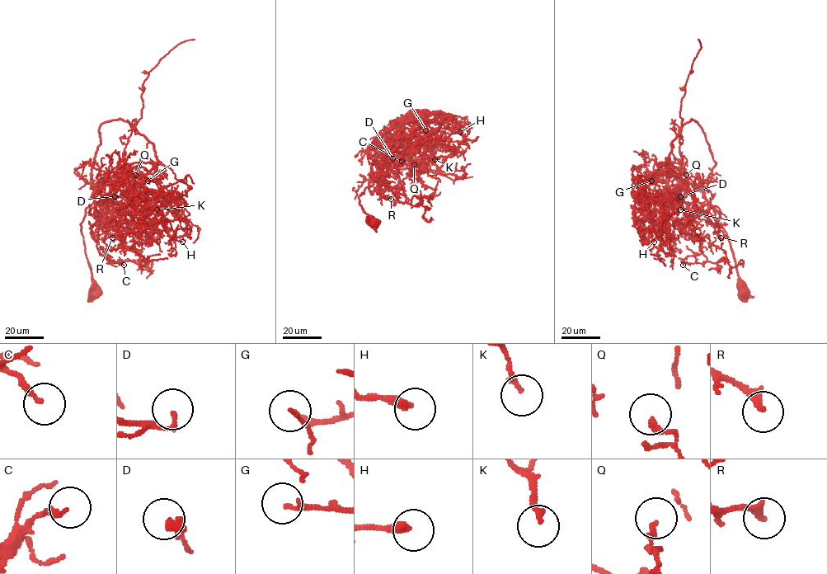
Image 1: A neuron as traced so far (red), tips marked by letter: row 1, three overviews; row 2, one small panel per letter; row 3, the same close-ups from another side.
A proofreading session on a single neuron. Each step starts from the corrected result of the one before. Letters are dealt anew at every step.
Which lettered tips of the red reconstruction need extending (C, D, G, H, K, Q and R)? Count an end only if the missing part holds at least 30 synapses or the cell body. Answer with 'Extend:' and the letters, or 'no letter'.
Extend: D, G, H

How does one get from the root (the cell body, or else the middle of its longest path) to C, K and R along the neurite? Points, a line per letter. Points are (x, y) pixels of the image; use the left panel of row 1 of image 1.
C: (97, 293), (81, 223), (86, 209), (101, 188), (106, 199), (99, 206), (94, 240), (100, 254), (124, 265)
K: (97, 293), (81, 225), (95, 194), (107, 181), (124, 182), (141, 195), (152, 197), (157, 209)
R: (97, 293), (81, 223), (86, 209), (101, 188), (106, 200), (98, 226), (112, 237)

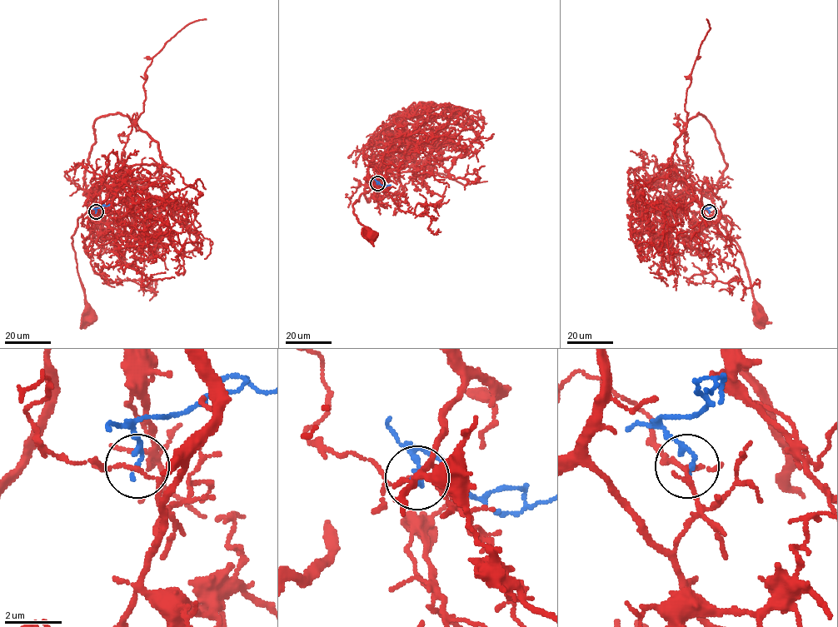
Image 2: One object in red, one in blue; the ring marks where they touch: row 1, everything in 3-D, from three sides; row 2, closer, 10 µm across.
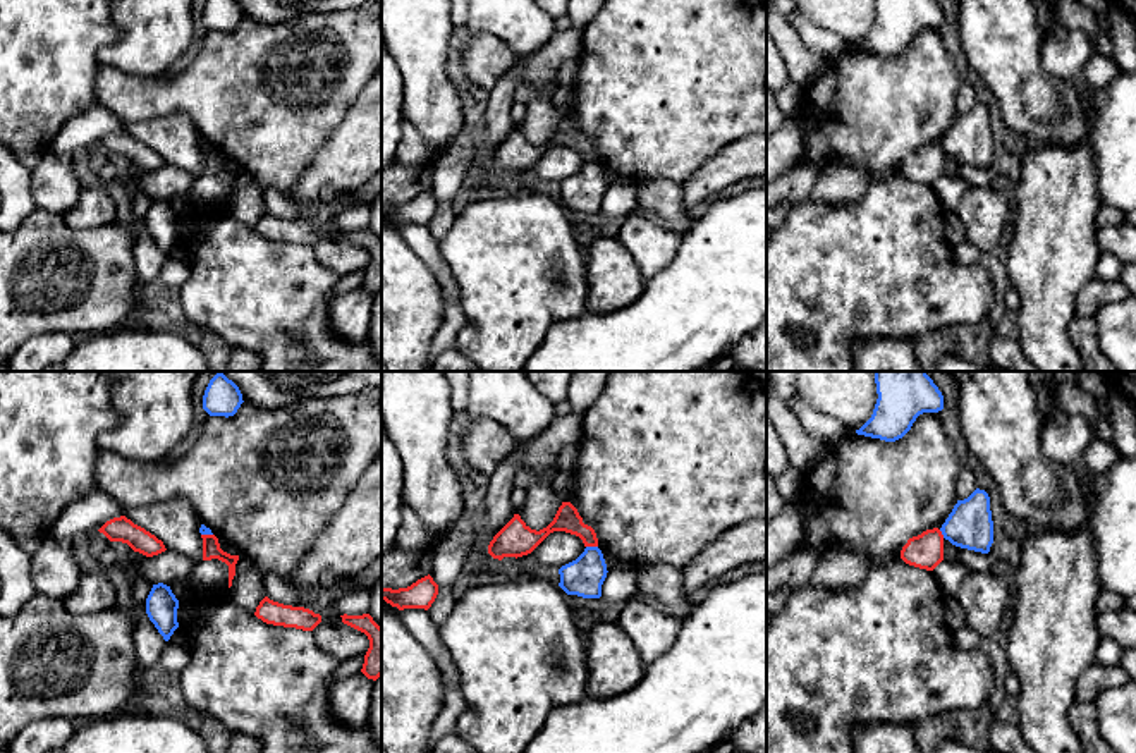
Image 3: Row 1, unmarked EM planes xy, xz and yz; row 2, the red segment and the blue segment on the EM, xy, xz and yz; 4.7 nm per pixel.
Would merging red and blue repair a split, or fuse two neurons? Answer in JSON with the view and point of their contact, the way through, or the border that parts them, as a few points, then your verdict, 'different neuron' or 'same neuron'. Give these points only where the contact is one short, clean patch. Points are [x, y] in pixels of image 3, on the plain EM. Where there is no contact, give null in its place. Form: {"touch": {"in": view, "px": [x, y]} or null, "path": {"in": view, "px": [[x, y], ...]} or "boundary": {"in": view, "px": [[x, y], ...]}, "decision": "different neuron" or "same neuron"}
{"touch": {"in": "xz", "px": [592, 160]}, "boundary": {"in": "xz", "px": [[586, 160], [597, 162]]}, "decision": "different neuron"}

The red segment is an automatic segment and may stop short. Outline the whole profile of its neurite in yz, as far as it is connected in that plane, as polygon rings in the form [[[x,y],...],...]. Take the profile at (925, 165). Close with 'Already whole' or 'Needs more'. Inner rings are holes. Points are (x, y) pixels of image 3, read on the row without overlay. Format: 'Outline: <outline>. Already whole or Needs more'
Outline: [[[938,143],[926,144],[907,155],[901,174],[914,182],[933,186],[944,175],[944,150]]]. Already whole

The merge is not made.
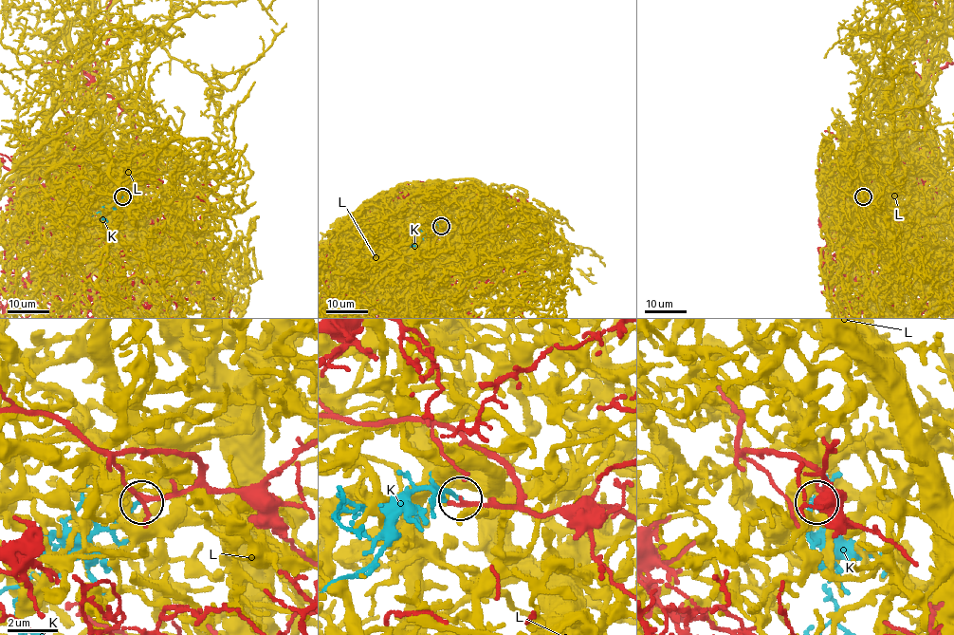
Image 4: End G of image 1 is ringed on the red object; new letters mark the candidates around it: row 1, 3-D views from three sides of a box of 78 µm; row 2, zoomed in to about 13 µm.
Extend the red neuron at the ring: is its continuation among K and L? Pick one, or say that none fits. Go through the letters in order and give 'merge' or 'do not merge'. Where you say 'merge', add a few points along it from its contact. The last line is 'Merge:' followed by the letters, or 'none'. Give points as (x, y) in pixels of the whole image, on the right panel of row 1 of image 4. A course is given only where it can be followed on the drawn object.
K: merge
L: do not merge
Merge: K

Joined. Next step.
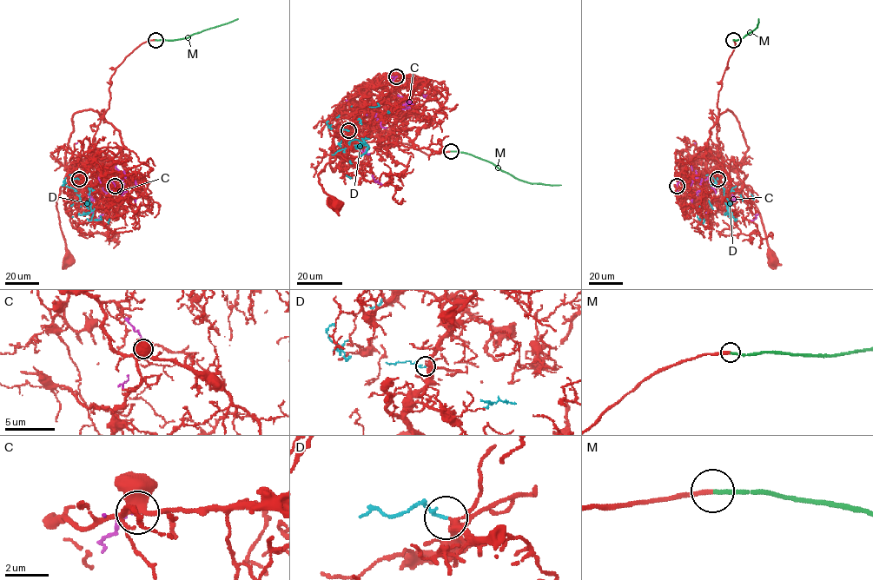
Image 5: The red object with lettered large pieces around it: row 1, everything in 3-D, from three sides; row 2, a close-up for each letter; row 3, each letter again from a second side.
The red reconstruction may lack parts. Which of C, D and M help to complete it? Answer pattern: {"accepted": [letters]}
{"accepted": ["M"]}

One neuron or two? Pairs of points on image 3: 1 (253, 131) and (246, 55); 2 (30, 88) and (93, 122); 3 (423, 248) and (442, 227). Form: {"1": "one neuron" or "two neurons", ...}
{"1": "one neuron", "2": "two neurons", "3": "two neurons"}

